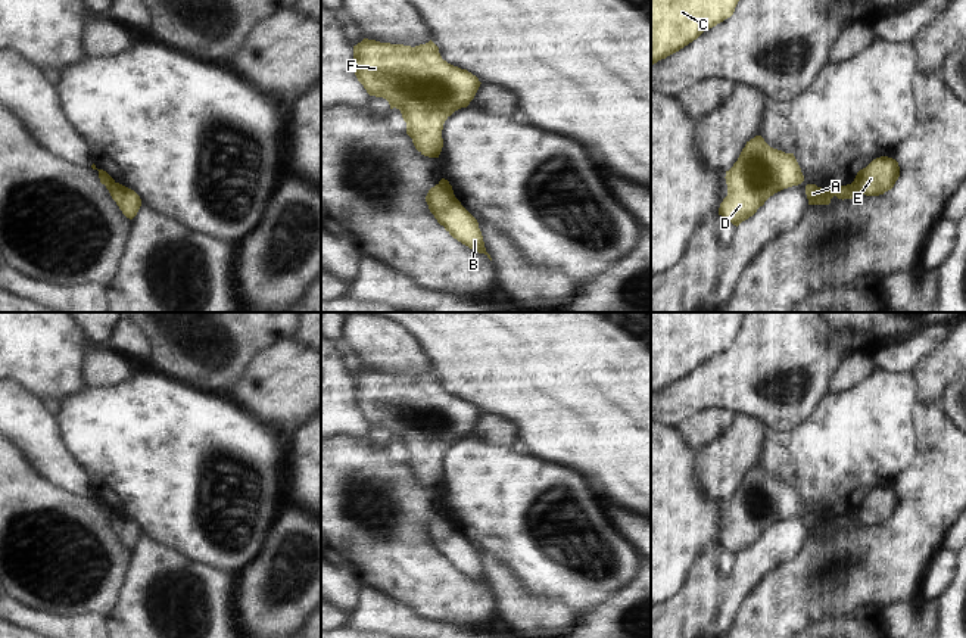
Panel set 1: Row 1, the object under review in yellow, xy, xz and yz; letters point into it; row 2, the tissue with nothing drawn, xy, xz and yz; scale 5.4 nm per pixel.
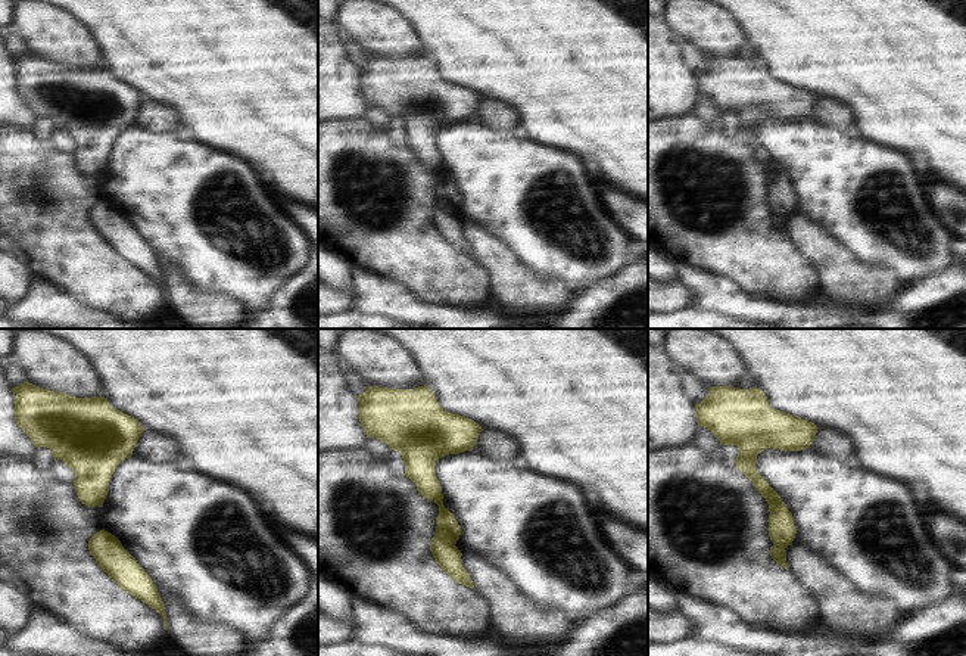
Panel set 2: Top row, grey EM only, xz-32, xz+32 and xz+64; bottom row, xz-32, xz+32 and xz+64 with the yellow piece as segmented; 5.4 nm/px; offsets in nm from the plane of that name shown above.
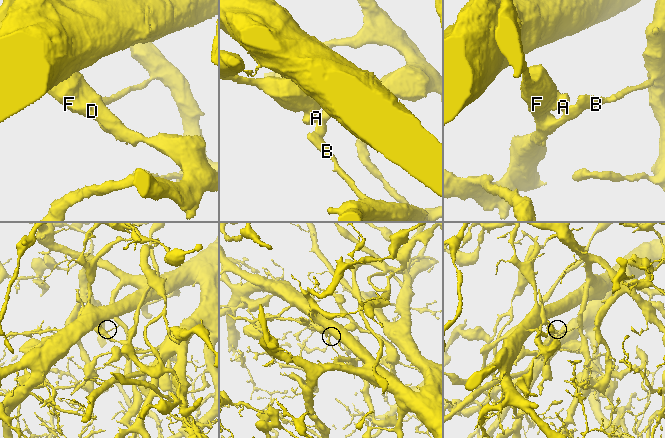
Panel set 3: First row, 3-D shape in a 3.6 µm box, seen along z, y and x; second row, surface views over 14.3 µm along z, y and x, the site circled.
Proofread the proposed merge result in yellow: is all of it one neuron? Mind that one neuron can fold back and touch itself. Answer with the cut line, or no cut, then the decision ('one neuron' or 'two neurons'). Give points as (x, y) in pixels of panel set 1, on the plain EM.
yz (851, 513), (862, 523) | two neurons

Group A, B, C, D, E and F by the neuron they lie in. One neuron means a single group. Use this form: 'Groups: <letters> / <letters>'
Groups: A D F / B C E.

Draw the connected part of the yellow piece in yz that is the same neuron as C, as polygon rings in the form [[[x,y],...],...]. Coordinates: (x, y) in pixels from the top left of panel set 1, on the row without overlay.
[[[651,312],[651,395],[730,348],[747,312]]]

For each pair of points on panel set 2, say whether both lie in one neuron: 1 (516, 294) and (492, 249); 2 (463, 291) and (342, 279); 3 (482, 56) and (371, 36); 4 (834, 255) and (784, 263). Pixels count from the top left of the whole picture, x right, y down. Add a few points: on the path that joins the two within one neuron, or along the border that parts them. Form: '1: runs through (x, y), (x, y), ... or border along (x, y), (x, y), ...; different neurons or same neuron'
1: runs through (513, 283), (498, 260); same neuron
2: border along (333, 252), (345, 257), (354, 266); different neurons
3: border along (402, 15), (414, 28), (426, 53); different neurons
4: border along (788, 239), (815, 266); different neurons

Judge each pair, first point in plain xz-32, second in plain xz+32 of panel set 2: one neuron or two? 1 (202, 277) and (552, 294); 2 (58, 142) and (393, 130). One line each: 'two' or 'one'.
1: two
2: one

